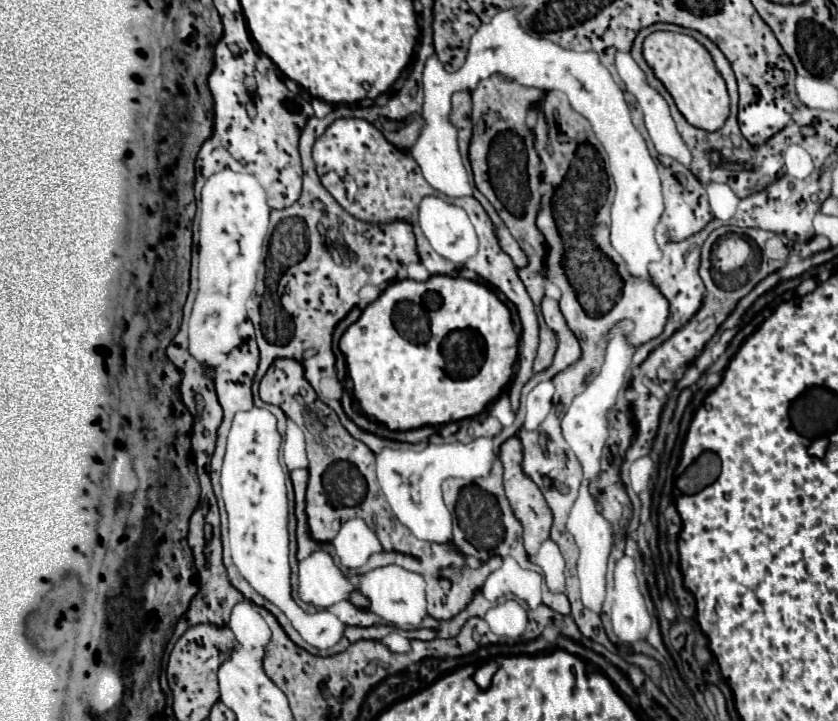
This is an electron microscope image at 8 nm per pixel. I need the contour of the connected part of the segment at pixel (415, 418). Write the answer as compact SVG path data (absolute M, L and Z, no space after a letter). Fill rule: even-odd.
M430 276L430 280L426 280L426 282L416 282L416 280L392 282L378 296L378 300L368 304L368 308L360 314L360 318L342 334L340 350L346 358L348 374L354 382L354 398L358 400L362 412L368 418L374 418L374 420L382 422L390 430L416 430L416 428L424 428L424 426L440 426L440 424L448 424L448 422L456 422L456 420L462 420L462 418L476 416L492 400L496 400L500 396L500 392L504 390L504 384L510 382L510 378L512 378L512 366L514 366L516 356L518 356L518 336L516 336L514 326L512 326L510 310L494 296L494 292L488 286L476 284L476 282L464 280L464 278Z

